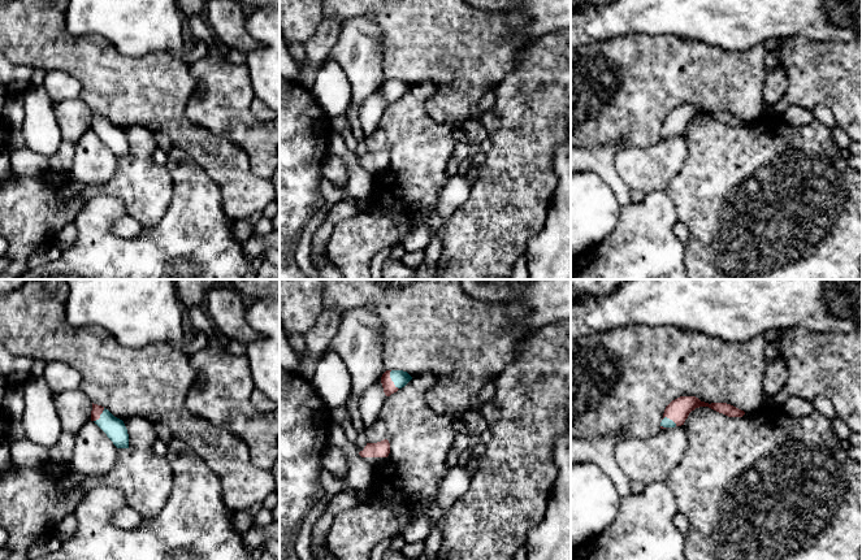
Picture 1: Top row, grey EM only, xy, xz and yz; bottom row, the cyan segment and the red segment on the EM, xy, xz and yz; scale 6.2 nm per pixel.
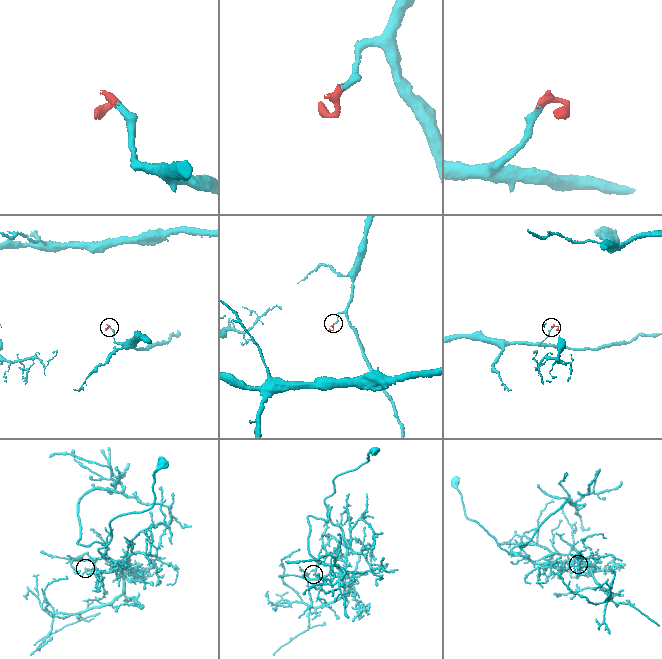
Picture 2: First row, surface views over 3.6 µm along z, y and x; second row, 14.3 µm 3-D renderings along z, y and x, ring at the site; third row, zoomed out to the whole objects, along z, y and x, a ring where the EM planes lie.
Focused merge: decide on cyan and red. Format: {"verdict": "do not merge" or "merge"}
{"verdict": "merge"}

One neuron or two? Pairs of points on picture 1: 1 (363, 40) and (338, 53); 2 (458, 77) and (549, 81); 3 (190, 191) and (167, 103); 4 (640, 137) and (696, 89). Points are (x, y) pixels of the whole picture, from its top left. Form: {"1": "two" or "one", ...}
{"1": "one", "2": "two", "3": "two", "4": "one"}

